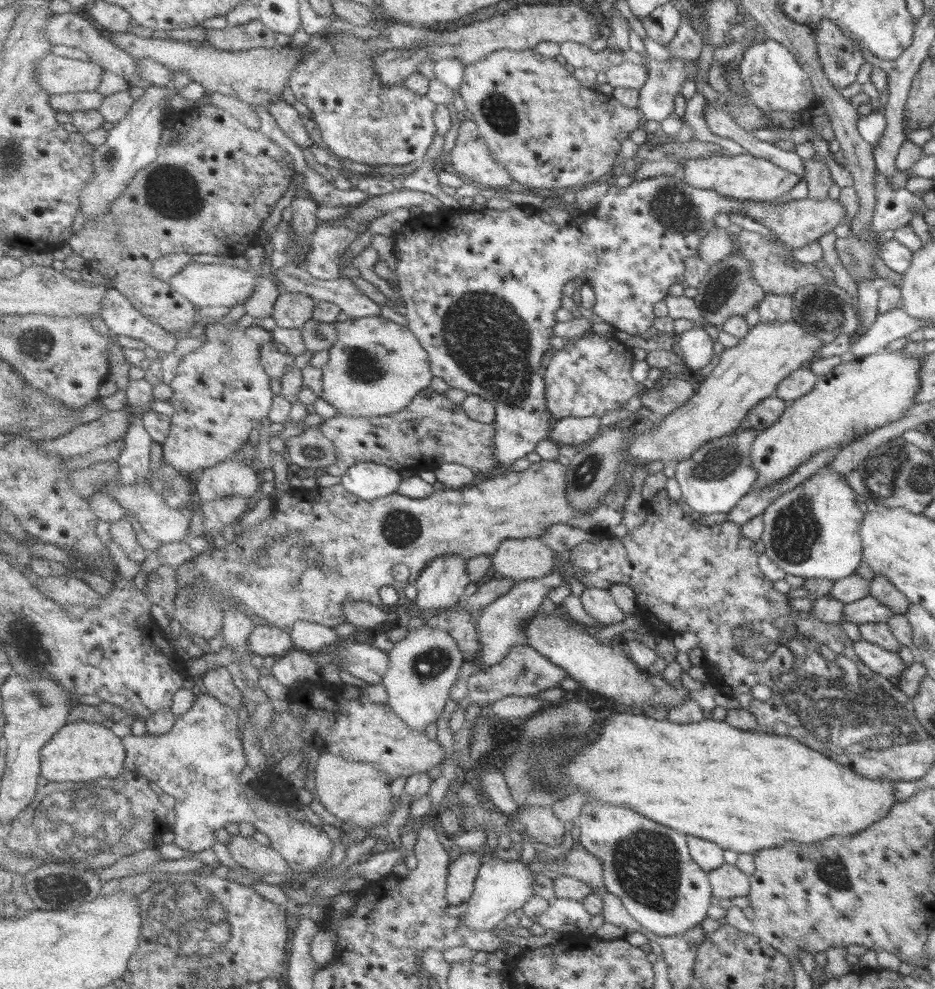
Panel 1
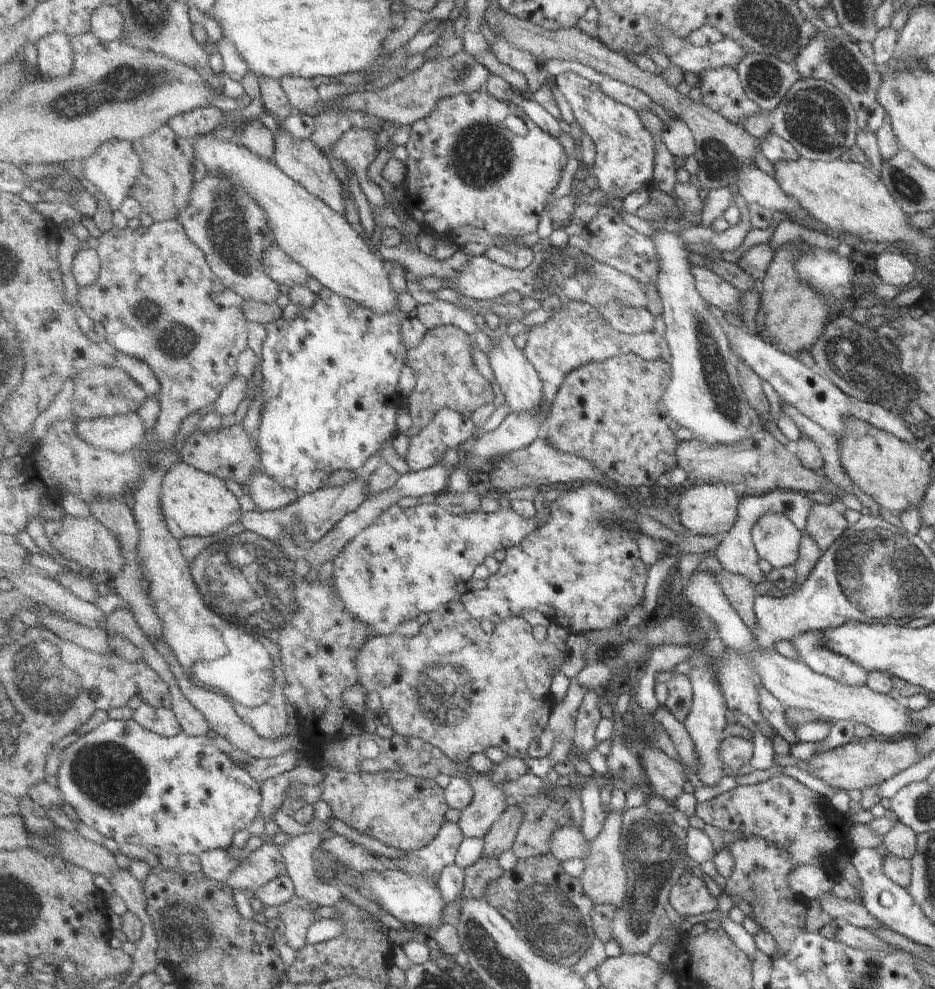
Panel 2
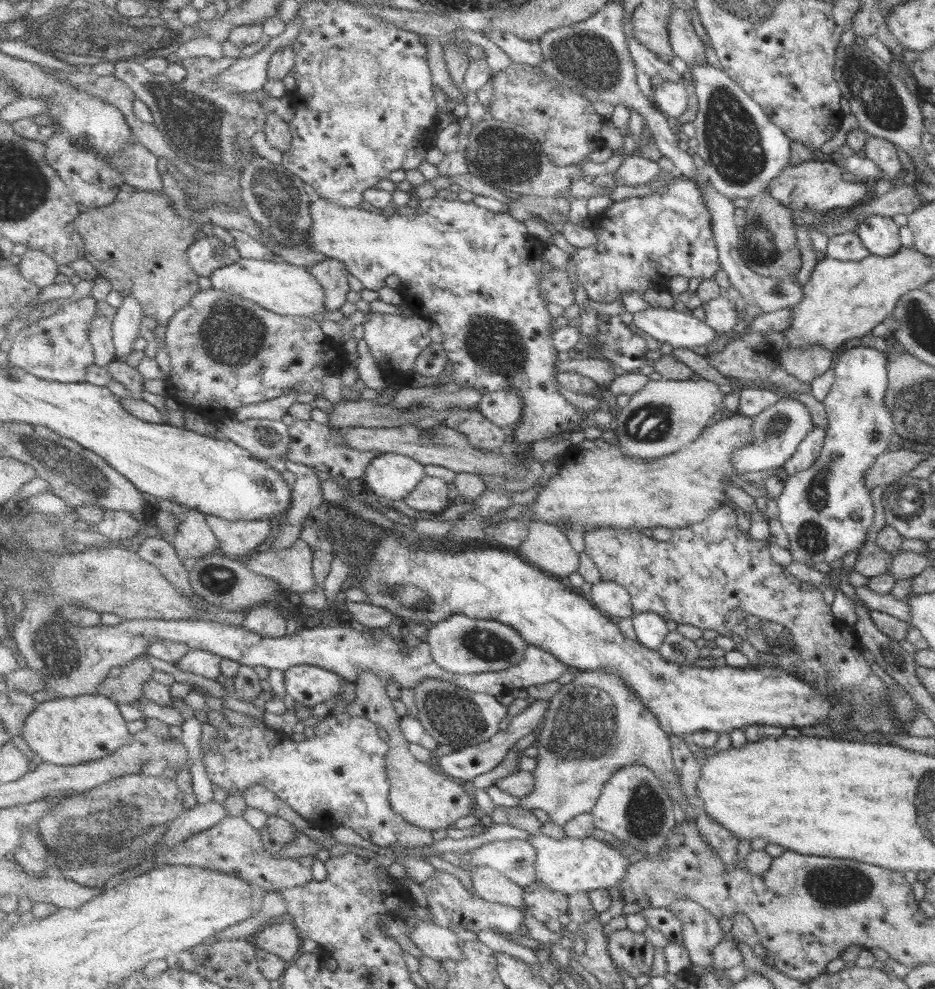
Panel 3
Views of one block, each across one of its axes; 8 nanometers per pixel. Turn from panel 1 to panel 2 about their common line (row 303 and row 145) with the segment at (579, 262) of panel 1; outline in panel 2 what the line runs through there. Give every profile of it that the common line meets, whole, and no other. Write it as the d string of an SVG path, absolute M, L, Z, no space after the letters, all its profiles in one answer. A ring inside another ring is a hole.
M568 71L557 77L558 84L560 84L560 87L572 103L577 118L596 142L597 155L595 167L593 171L591 171L590 178L592 186L606 192L606 195L610 200L618 198L618 200L625 201L630 194L642 190L646 184L653 185L654 176L656 174L658 142L656 142L654 134L652 134L645 125L642 115L634 107L628 106L623 102L618 102L618 100L612 98L610 94L606 94L606 92L602 90L601 84L594 83L588 80L588 78L584 78L584 76ZM487 90L472 92L472 94L448 96L448 98L440 100L436 110L428 118L413 124L411 136L406 147L409 152L409 157L406 160L409 166L407 188L410 202L414 202L414 218L418 218L416 226L424 223L426 227L437 227L440 231L443 229L449 229L450 231L460 230L460 228L466 228L466 226L476 226L481 230L487 230L494 236L524 237L530 233L537 233L538 226L540 226L540 216L544 214L544 210L550 204L556 190L560 189L564 169L568 164L568 155L564 150L564 146L560 144L560 140L554 138L552 134L548 134L541 126L538 126L538 123L534 122L528 112L521 107L520 101L502 101Z

